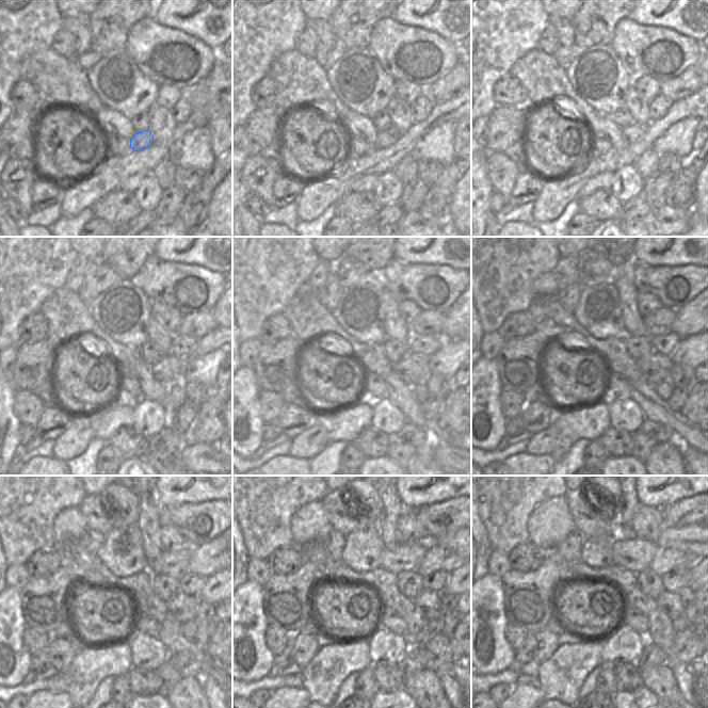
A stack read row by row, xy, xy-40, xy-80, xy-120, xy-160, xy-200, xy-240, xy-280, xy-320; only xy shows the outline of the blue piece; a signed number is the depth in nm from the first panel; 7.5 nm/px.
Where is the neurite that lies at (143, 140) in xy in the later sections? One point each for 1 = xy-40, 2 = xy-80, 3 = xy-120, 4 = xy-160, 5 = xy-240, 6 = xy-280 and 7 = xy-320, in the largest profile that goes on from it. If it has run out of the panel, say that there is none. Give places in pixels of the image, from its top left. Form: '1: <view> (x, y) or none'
1: xy-40 (387, 138)
2: xy-80 (632, 132)
3: xy-120 (170, 369)
4: xy-160 (414, 369)
5: xy-240 (183, 608)
6: xy-280 (429, 602)
7: xy-320 (671, 602)

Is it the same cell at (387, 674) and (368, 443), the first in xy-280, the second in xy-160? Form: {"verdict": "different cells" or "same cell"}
{"verdict": "same cell"}

